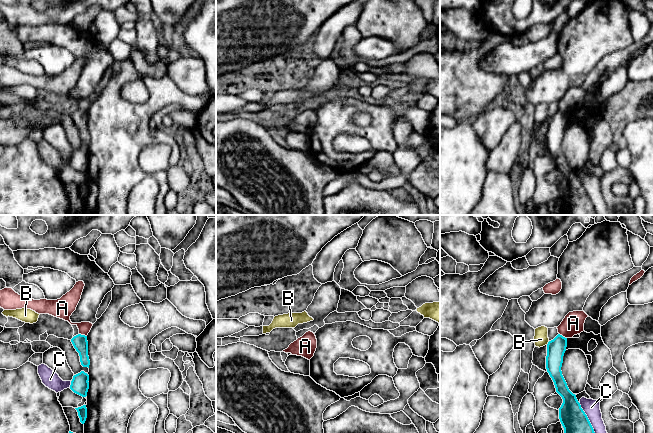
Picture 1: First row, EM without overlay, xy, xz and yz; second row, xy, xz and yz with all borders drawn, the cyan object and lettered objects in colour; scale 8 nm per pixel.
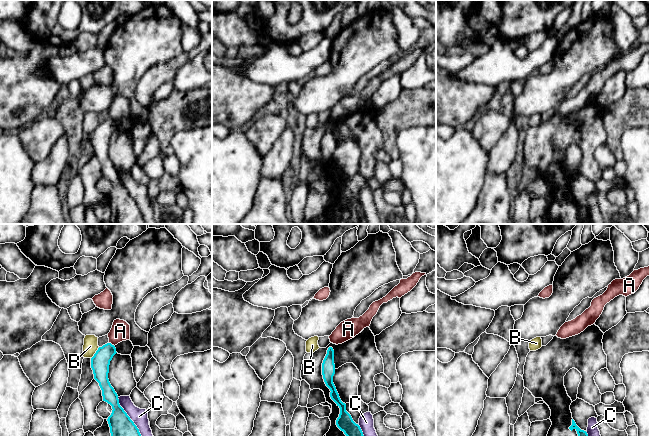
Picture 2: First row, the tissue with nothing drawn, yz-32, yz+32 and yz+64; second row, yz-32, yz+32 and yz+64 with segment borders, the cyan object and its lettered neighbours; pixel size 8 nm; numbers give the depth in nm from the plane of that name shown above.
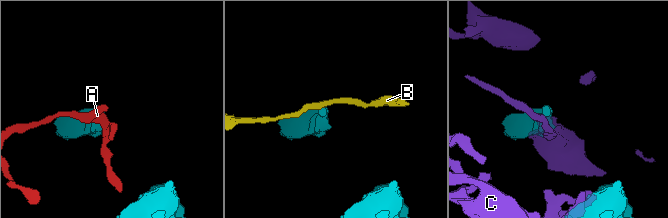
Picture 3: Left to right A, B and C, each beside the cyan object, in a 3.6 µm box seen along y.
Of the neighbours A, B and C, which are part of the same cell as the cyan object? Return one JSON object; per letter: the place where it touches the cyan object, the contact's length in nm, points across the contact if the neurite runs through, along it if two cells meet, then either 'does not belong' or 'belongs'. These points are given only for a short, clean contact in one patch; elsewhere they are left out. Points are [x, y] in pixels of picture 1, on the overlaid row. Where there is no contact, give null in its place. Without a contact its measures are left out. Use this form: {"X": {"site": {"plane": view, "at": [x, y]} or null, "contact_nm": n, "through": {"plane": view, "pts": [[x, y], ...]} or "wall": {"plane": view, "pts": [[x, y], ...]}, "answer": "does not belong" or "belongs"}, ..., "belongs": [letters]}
{"A": {"site": {"plane": "xy", "at": [83, 335]}, "contact_nm": 70, "wall": {"plane": "xy", "pts": [[79, 333], [86, 336]]}, "answer": "does not belong"}, "B": {"site": {"plane": "yz", "at": [548, 343]}, "contact_nm": 40, "wall": {"plane": "yz", "pts": [[549, 341], [546, 344]]}, "answer": "does not belong"}, "C": {"site": {"plane": "yz", "at": [587, 418]}, "contact_nm": 280, "answer": "does not belong"}, "belongs": []}

